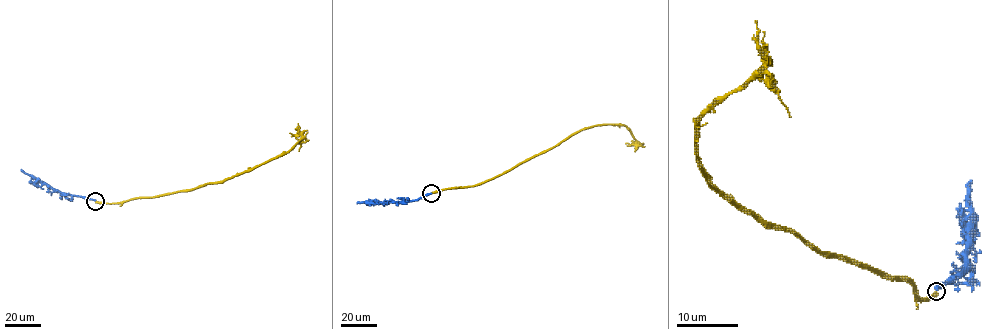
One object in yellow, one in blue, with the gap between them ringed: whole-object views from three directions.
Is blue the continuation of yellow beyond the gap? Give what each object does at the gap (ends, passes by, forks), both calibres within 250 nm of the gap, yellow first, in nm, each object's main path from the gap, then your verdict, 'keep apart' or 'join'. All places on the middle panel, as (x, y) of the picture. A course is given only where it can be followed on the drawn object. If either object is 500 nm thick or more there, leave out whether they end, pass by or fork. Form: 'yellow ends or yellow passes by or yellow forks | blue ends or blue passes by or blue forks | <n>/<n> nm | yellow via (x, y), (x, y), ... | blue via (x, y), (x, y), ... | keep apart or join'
550/480 nm | yellow via (432, 193), (479, 185), (590, 127), (624, 125), (634, 141) | blue via (431, 193), (415, 200), (357, 203) | join

